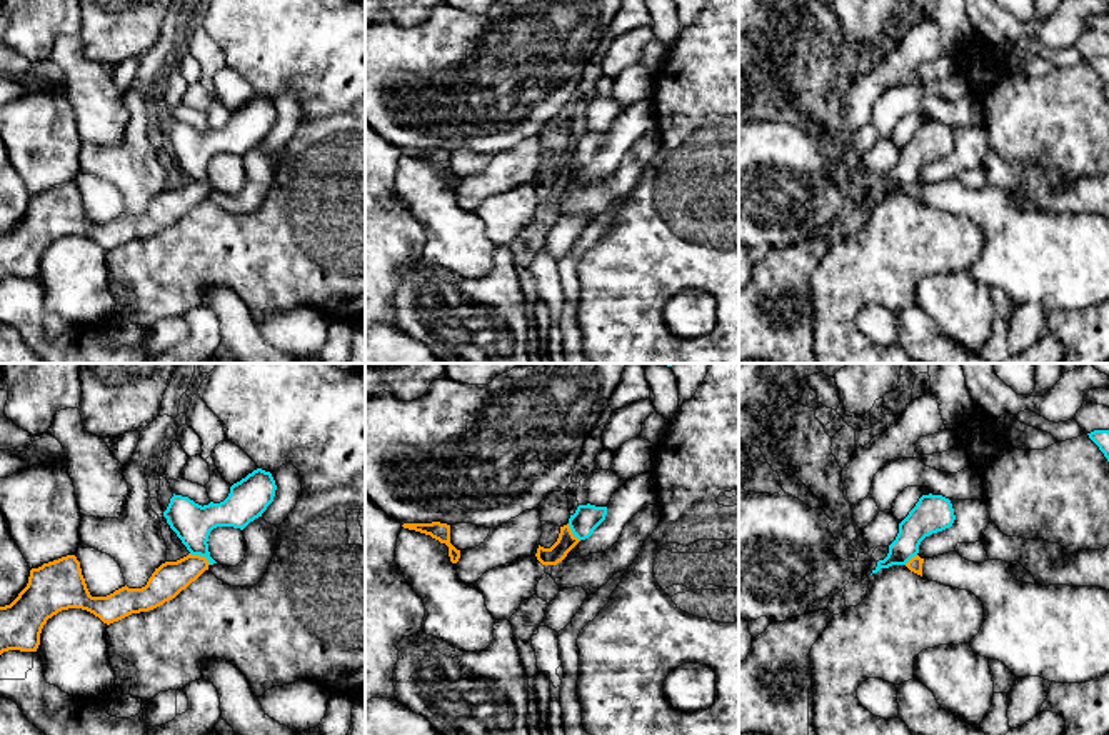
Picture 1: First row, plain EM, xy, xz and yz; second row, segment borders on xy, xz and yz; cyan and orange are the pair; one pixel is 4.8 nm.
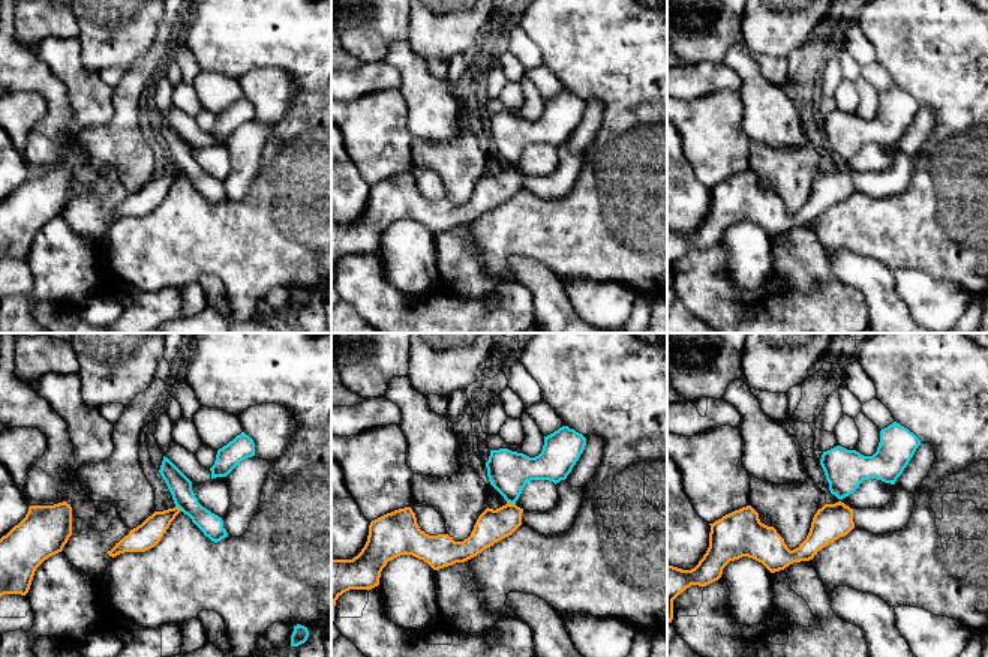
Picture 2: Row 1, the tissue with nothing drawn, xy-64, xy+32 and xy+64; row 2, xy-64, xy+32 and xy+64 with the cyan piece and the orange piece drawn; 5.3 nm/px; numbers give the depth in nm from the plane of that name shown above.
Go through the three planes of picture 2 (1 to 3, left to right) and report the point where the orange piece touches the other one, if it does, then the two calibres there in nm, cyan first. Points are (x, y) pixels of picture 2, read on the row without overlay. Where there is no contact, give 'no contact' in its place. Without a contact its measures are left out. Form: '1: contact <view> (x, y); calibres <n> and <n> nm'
1: contact xy-64 (179, 171); calibres 120 and 140 nm
2: contact xy+32 (511, 167); calibres 220 and 180 nm
3: no contact

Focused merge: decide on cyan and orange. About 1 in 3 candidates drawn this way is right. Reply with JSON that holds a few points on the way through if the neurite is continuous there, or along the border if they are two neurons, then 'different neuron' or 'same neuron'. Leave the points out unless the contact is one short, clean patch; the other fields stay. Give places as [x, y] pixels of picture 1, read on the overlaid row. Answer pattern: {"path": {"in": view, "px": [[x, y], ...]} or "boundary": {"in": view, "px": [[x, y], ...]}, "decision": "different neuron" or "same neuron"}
{"boundary": {"in": "xy", "px": [[190, 552], [210, 564]]}, "decision": "different neuron"}

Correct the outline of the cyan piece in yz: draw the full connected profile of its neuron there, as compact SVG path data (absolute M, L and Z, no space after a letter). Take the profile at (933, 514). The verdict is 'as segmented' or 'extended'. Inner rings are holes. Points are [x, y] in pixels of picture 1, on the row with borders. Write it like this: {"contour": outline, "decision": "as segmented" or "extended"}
{"contour": "M922 495L909 515L899 523L899 533L889 545L889 553L877 562L872 573L892 565L906 565L919 553L921 542L937 532L952 527L956 520L949 498L942 495Z", "decision": "as segmented"}

